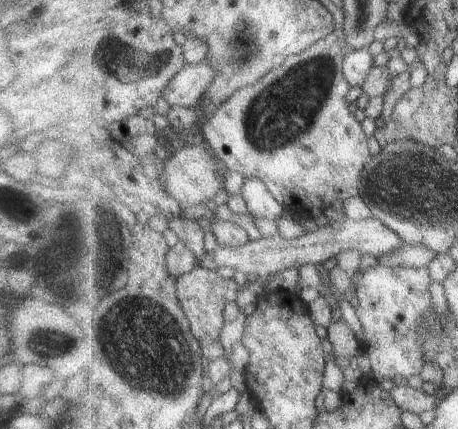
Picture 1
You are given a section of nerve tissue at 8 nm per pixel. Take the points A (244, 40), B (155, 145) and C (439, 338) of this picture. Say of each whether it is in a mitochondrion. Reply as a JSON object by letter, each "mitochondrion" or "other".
{"A":"mitochondrion","B":"other","C":"mitochondrion"}

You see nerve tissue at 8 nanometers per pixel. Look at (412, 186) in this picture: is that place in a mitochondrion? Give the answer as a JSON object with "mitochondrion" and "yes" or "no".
{"mitochondrion":"yes"}

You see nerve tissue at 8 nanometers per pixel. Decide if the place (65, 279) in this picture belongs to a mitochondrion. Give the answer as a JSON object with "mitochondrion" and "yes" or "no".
{"mitochondrion":"yes"}

